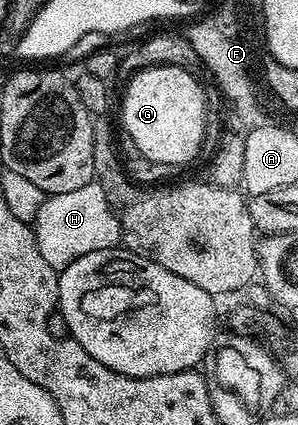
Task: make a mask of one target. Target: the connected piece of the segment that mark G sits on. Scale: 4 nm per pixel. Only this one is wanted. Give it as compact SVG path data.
M164 64L162 66L156 66L154 68L145 68L135 73L126 81L127 93L123 96L123 128L127 131L129 139L135 143L134 151L138 155L145 158L153 159L154 162L171 163L174 166L180 166L180 164L187 164L195 155L200 155L203 147L203 131L205 130L205 122L207 121L207 103L203 97L205 91L204 85L199 85L200 81L196 77L189 75L185 70L176 68L173 64Z

